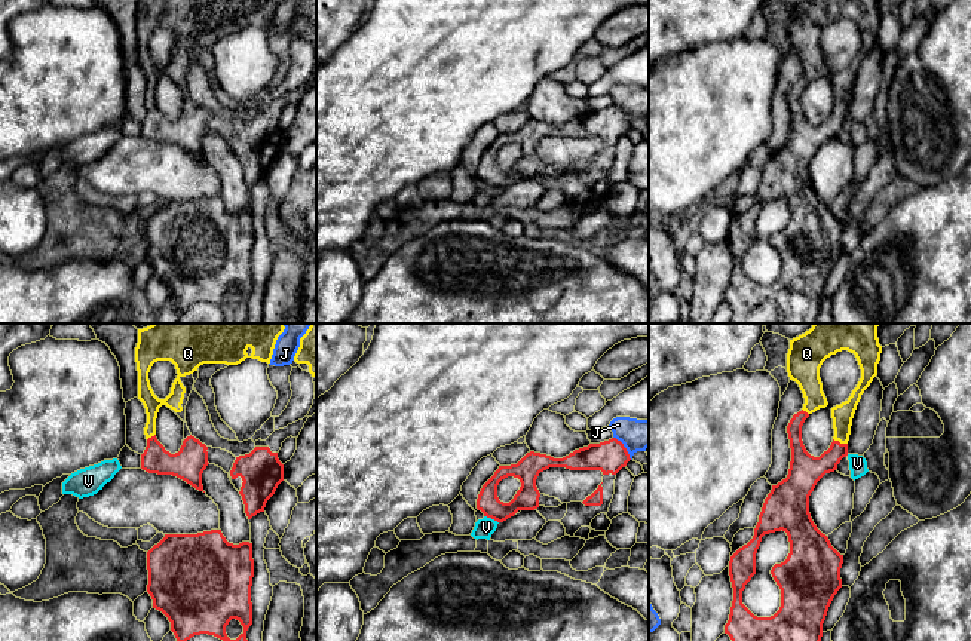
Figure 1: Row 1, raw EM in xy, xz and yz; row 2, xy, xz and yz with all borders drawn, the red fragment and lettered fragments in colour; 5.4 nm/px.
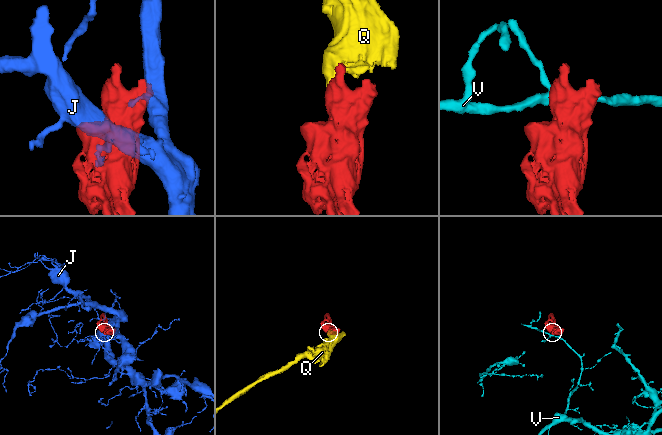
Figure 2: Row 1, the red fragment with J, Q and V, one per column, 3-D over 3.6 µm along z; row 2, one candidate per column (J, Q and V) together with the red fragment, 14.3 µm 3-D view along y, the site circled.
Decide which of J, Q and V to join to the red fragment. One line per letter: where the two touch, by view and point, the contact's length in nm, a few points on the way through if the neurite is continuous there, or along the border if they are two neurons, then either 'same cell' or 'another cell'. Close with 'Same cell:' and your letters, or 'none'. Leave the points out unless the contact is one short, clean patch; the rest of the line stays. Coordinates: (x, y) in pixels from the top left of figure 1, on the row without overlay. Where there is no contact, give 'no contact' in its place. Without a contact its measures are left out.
J: meets red in xz at (624, 114); contact 160 nm long; another cell
Q: meets red in yz at (839, 110); contact 90 nm long; same cell
V: meets red in xz at (492, 186); contact 90 nm long; border along xz (484, 183), (498, 190); another cell
Same cell: Q

